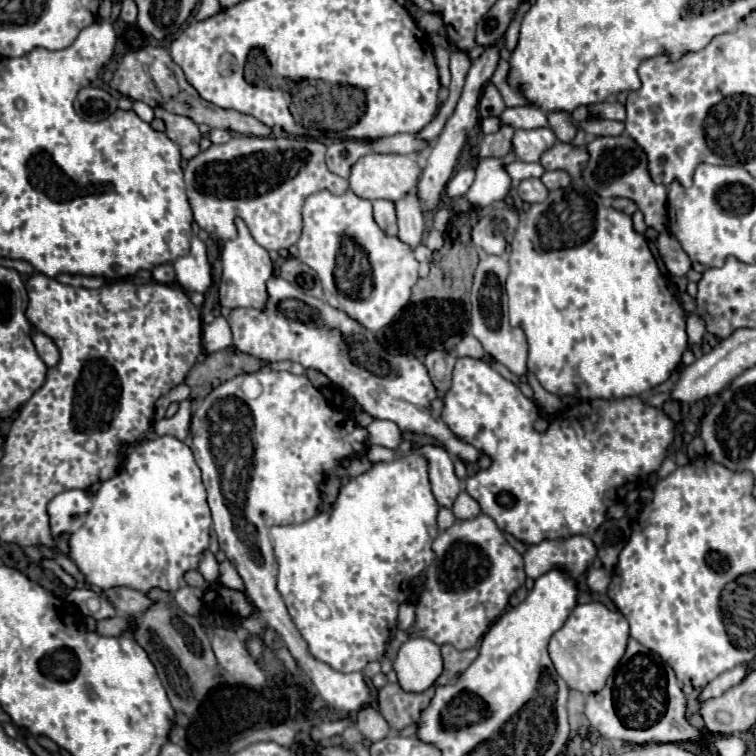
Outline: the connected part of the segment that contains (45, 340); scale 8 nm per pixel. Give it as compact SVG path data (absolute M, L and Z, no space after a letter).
M36 332L36 334L32 336L32 342L34 342L34 346L36 346L38 356L44 360L44 364L46 364L48 368L52 368L52 366L56 366L56 364L60 362L60 350L58 350L58 346L52 342L52 338L48 338L46 334Z

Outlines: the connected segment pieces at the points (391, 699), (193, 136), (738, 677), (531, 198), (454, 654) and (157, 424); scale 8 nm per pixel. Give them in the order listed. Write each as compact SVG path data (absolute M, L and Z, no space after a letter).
M386 684L378 690L378 710L390 724L394 732L412 726L420 720L420 712L428 708L432 694L412 694L404 692L400 684Z
M156 108L154 112L156 112L156 116L160 120L164 120L164 124L166 124L166 136L180 146L180 156L184 160L192 160L200 152L200 146L198 146L200 144L198 126L190 118L168 114L162 108Z
M740 664L740 666L736 666L736 668L732 668L732 670L728 670L728 672L724 672L724 674L720 674L718 678L714 678L704 690L702 690L702 696L700 696L700 700L706 700L706 698L714 698L714 696L720 696L720 694L724 694L728 688L732 688L732 686L736 686L736 684L740 684L742 680L744 680L744 676L748 674L748 664Z
M528 178L522 180L518 186L518 196L522 202L534 204L534 202L544 202L544 198L548 196L546 186L540 182L540 178Z
M444 644L442 646L442 656L444 656L444 672L442 676L438 678L436 684L450 684L458 672L466 670L478 656L478 650L476 648L470 648L470 650L456 650L454 646L450 644Z
M190 400L180 402L180 410L172 418L155 420L150 427L150 431L158 436L172 434L180 440L186 440L188 430L190 430Z

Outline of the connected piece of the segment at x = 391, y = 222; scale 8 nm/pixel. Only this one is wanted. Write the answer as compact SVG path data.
M374 200L374 220L386 234L396 234L396 210L390 200Z

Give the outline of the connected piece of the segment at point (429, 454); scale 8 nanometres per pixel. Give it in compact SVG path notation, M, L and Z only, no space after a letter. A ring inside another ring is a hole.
M420 446L420 454L430 462L430 482L436 502L442 508L452 508L460 494L460 480L454 474L454 464L448 452L438 446Z

